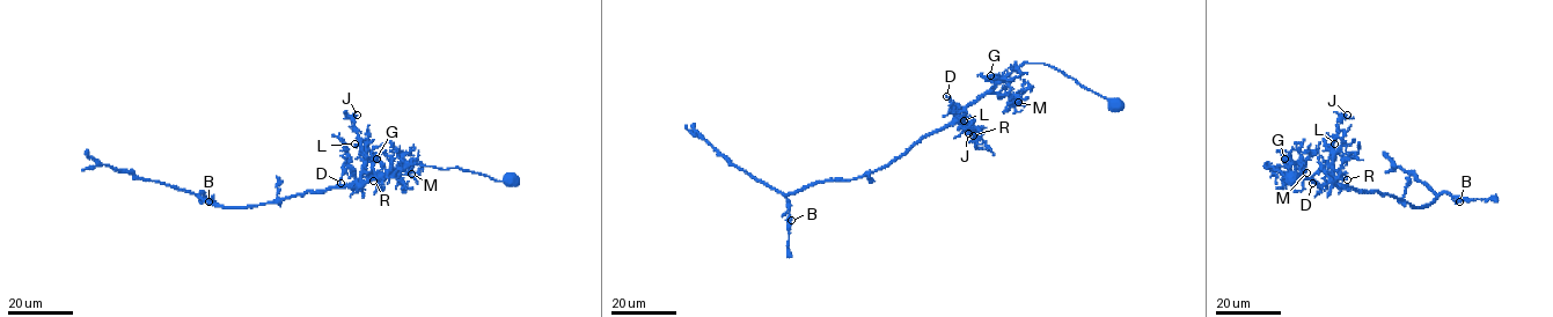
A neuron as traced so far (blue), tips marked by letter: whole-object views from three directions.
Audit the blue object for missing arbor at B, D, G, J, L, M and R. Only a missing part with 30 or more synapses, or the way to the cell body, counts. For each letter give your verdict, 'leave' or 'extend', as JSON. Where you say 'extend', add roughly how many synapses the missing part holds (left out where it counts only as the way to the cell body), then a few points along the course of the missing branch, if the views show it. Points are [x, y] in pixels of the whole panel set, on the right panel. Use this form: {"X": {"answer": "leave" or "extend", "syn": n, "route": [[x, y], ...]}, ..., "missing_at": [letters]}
{"B": {"answer": "leave"}, "D": {"answer": "leave"}, "G": {"answer": "leave"}, "J": {"answer": "leave"}, "L": {"answer": "extend", "syn": 40, "route": [[1334, 144], [1330, 120]]}, "M": {"answer": "leave"}, "R": {"answer": "leave"}, "missing_at": ["L"]}

